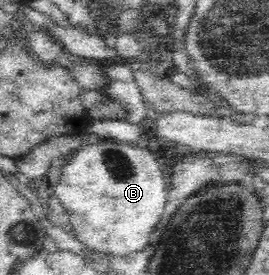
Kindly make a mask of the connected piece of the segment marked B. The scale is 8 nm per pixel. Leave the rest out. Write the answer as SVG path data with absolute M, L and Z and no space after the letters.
M113 140L91 145L84 143L68 157L67 164L61 166L58 180L54 195L71 214L76 237L93 250L105 250L107 255L127 256L143 250L165 212L167 182L157 160L144 143L117 143Z

